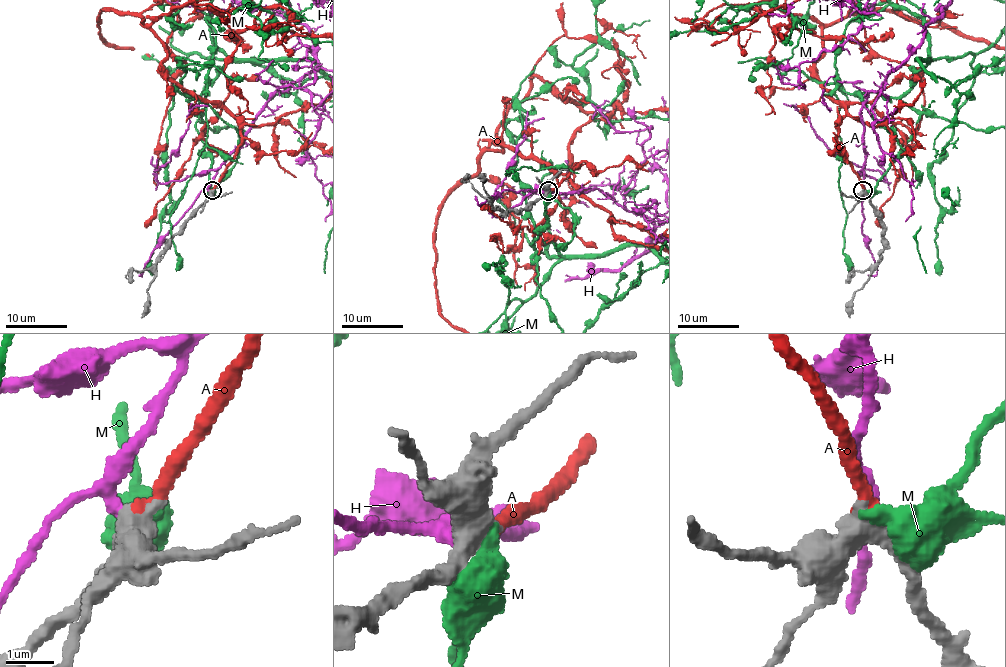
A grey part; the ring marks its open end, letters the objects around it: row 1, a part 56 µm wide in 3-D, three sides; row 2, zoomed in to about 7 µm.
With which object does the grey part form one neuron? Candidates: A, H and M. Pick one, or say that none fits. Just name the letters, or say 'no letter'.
A

